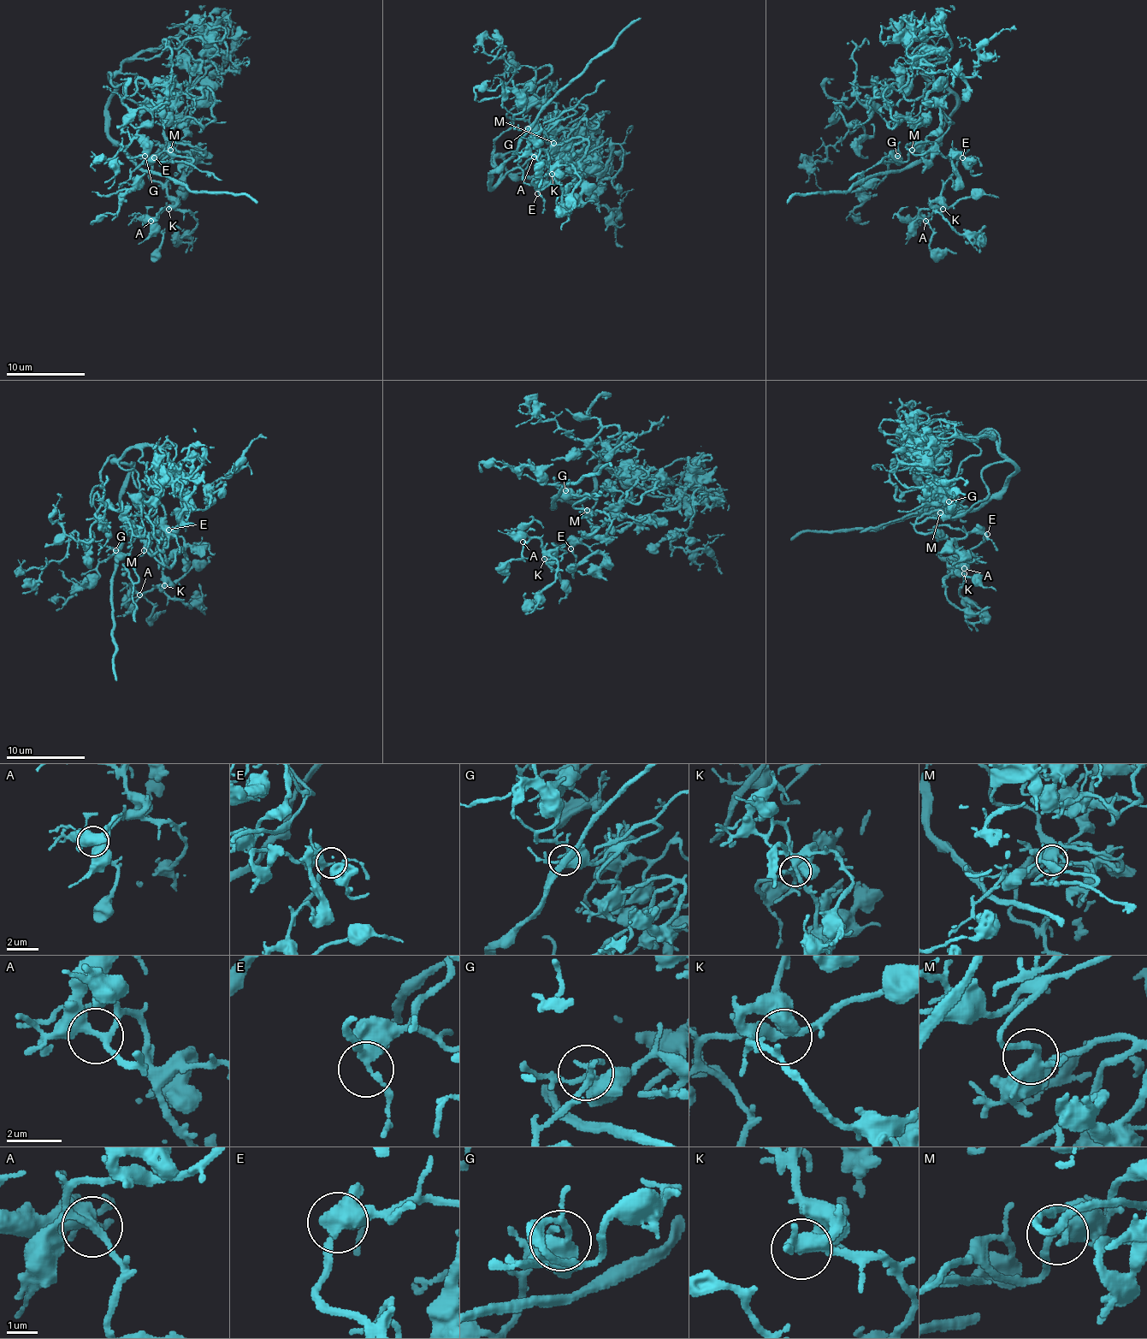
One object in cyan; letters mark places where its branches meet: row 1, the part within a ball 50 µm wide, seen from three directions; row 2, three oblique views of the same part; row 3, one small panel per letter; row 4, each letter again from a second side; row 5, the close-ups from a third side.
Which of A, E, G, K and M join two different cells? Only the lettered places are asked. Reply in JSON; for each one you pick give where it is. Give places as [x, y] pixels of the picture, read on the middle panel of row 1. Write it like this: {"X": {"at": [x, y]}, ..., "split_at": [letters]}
{"split_at": []}

